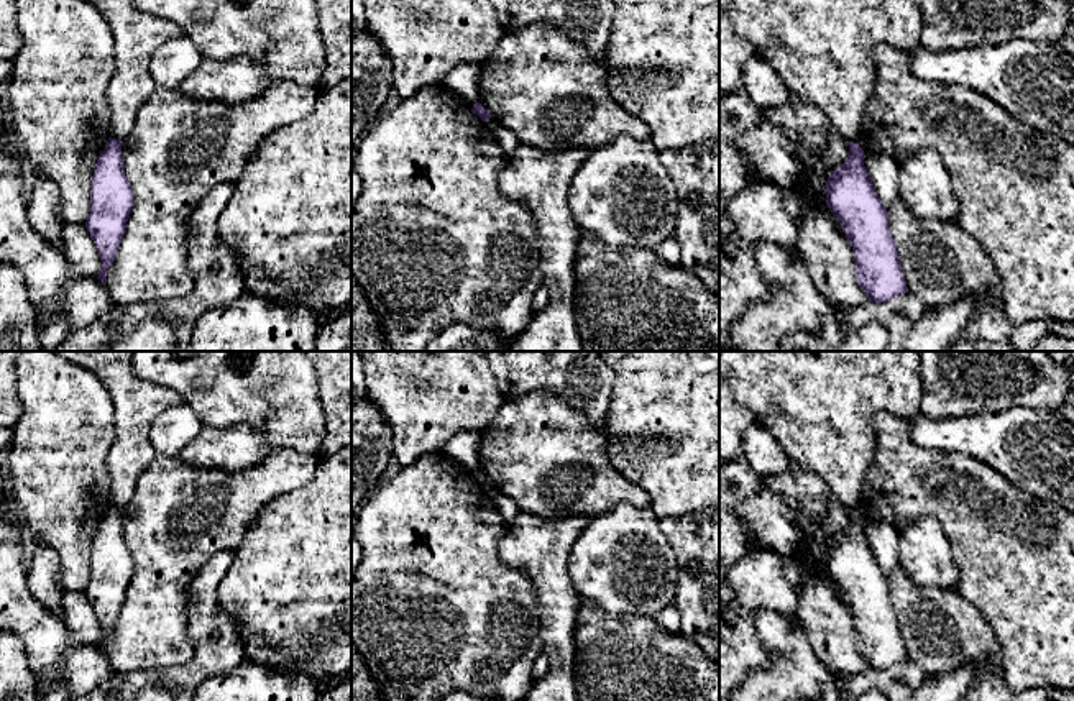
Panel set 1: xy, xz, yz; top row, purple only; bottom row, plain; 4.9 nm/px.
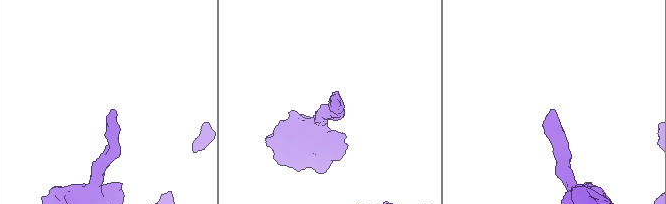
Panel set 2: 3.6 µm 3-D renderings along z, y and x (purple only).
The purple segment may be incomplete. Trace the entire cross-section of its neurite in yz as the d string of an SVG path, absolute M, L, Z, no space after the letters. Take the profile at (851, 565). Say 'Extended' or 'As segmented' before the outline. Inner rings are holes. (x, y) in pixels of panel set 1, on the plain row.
As segmented. M851 509L846 530L829 540L826 573L852 614L856 648L869 670L888 670L908 660L887 575L864 534L859 511Z

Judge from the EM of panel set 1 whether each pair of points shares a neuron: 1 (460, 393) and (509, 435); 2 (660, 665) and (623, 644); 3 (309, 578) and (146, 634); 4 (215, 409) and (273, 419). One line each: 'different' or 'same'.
1: different
2: same
3: different
4: same

